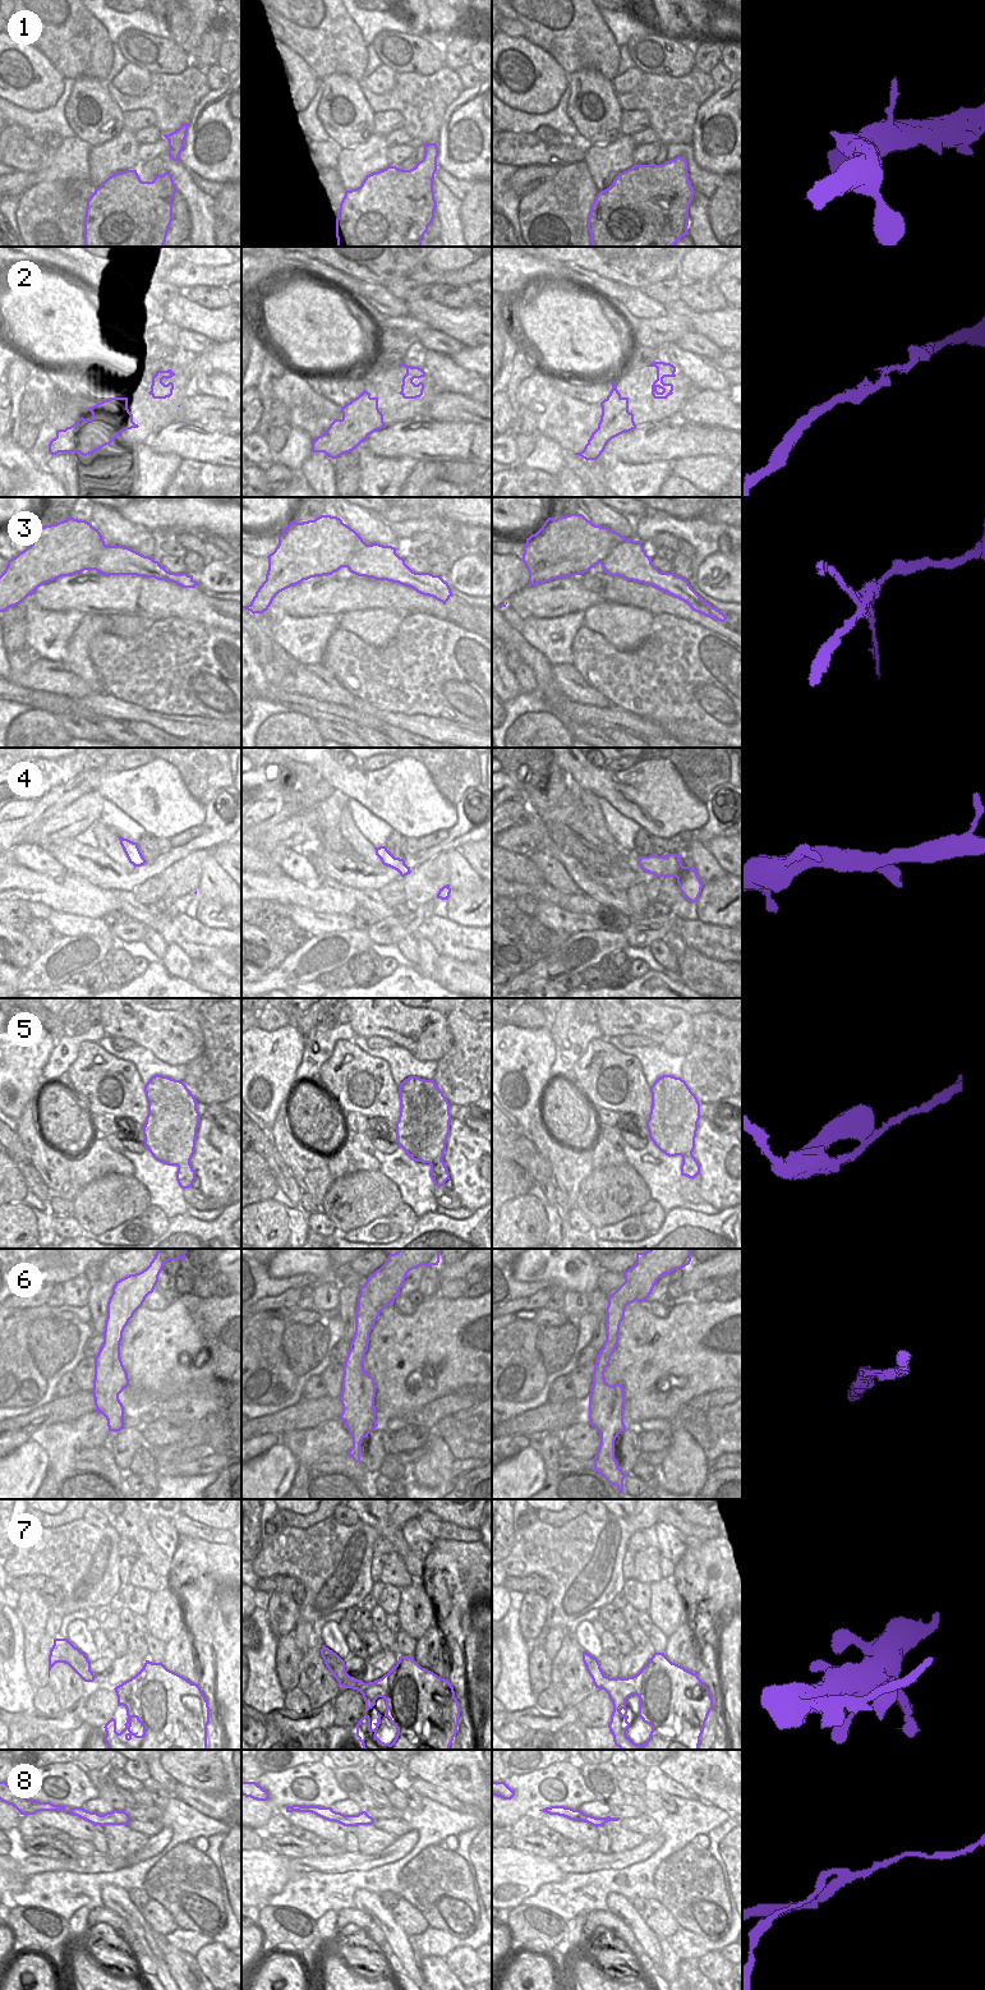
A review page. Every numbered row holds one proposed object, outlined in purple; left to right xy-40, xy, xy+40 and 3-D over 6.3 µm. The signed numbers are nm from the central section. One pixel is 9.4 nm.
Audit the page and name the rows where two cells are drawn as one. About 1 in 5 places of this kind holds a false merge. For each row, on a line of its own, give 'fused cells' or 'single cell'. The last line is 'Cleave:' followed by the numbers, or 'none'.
1: single cell
2: single cell
3: fused cells
4: single cell
5: single cell
6: single cell
7: single cell
8: fused cells
Cleave: 3, 8

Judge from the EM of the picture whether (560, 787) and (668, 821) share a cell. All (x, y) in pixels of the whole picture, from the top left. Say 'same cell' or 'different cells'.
different cells

